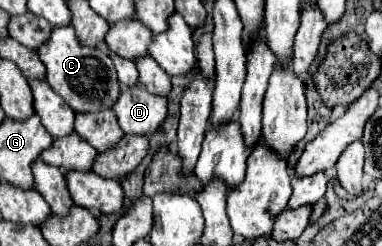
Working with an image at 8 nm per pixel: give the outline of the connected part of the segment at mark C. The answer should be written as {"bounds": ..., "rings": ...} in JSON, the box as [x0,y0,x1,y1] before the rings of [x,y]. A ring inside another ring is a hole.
{"bounds":[39,26,121,112],"rings":[[[73,26],[53,28],[49,44],[39,50],[39,58],[47,68],[49,86],[75,110],[75,112],[99,112],[111,110],[115,100],[119,100],[121,84],[117,80],[117,70],[107,52],[99,48],[89,48],[79,44]]]}

